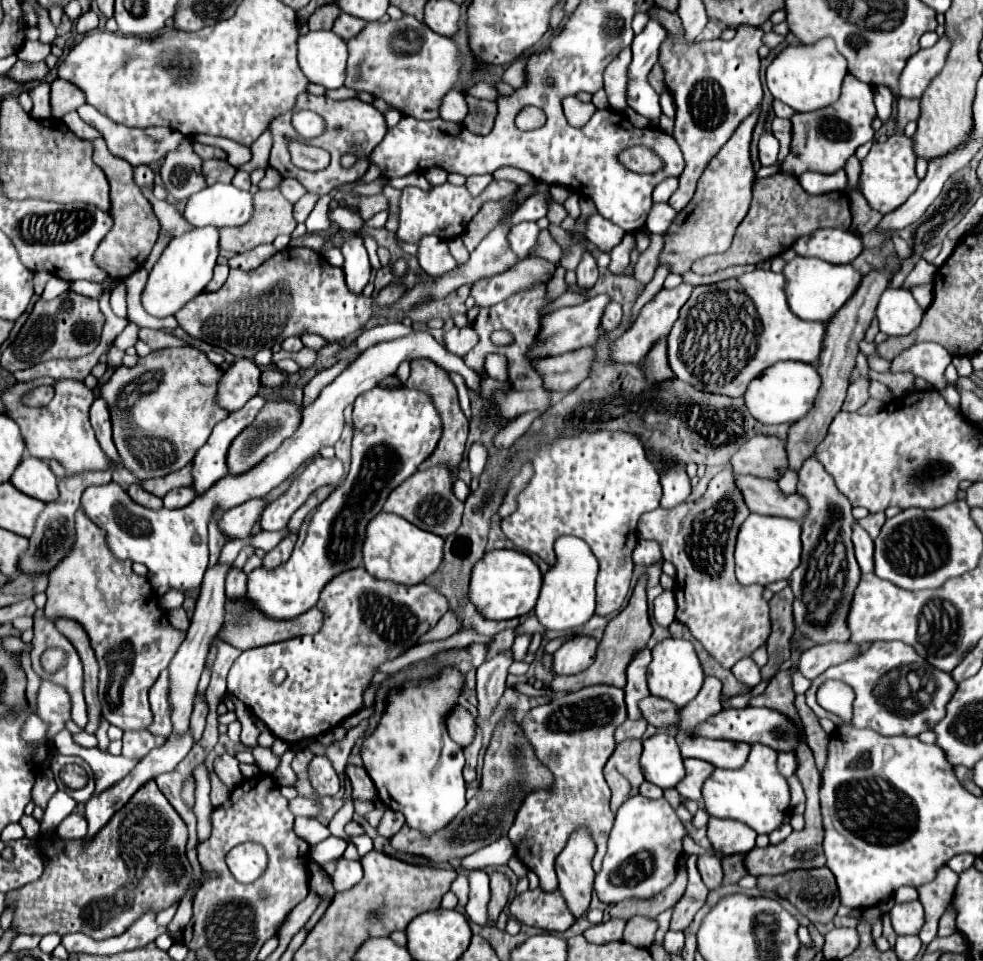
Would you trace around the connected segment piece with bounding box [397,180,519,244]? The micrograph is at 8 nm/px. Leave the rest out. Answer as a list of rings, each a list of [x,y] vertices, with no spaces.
[[[493,180],[477,198],[473,198],[465,186],[453,186],[449,182],[445,182],[441,186],[433,186],[427,192],[419,190],[415,186],[409,186],[403,190],[403,196],[401,196],[397,240],[415,244],[415,242],[419,242],[419,238],[433,234],[433,236],[441,238],[443,242],[451,242],[453,238],[457,238],[465,232],[467,224],[473,220],[473,216],[481,210],[481,206],[485,202],[503,200],[503,198],[515,194],[517,190],[519,190],[519,186],[515,182],[509,182],[509,180]]]

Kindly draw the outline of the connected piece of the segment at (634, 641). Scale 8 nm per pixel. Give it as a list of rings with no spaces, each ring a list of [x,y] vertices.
[[[641,574],[629,604],[623,612],[619,612],[605,628],[605,634],[599,642],[599,652],[597,652],[597,660],[589,666],[589,670],[573,674],[573,676],[555,676],[551,682],[551,688],[557,692],[573,692],[573,690],[581,690],[587,684],[611,684],[617,688],[625,686],[625,670],[629,666],[629,662],[633,660],[633,654],[637,654],[639,650],[643,650],[651,638],[651,624],[649,624],[649,614],[647,614],[647,596],[645,596],[645,586],[647,586],[647,576]]]

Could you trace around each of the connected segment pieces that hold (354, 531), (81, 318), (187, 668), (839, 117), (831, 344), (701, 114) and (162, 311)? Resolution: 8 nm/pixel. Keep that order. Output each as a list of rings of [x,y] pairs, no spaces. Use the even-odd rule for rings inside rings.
[[[373,388],[353,402],[353,464],[339,490],[333,490],[325,502],[311,514],[307,536],[291,558],[277,568],[255,568],[249,572],[247,596],[265,614],[275,620],[295,618],[319,600],[319,592],[335,574],[361,566],[361,546],[369,520],[381,512],[389,492],[405,482],[423,460],[435,450],[441,438],[441,418],[431,402],[419,390],[383,390]],[[363,428],[373,428],[363,432]]]
[[[63,292],[61,296],[53,300],[37,300],[29,320],[21,328],[17,340],[13,342],[13,348],[7,348],[1,356],[1,366],[9,372],[25,370],[29,366],[35,366],[39,362],[51,360],[51,358],[79,358],[89,352],[93,352],[101,338],[103,328],[103,314],[97,306],[97,300],[75,294],[75,292]]]
[[[213,566],[211,570],[205,572],[201,590],[199,590],[199,600],[195,606],[195,614],[191,618],[191,626],[187,630],[187,636],[183,640],[183,644],[179,646],[177,654],[173,656],[167,672],[169,672],[169,706],[171,706],[171,722],[173,722],[173,734],[181,736],[189,730],[189,716],[193,710],[193,702],[195,702],[195,694],[197,694],[197,682],[199,676],[203,672],[205,666],[205,658],[209,652],[209,646],[213,642],[213,638],[217,636],[217,632],[223,626],[223,616],[225,616],[225,570],[229,570],[229,566]]]
[[[847,74],[841,86],[841,96],[837,102],[813,110],[813,112],[795,112],[791,116],[793,122],[793,140],[791,140],[791,152],[783,162],[783,170],[789,170],[797,176],[801,176],[807,170],[833,174],[841,170],[847,162],[847,158],[865,142],[873,140],[875,132],[871,128],[871,122],[875,118],[875,102],[873,102],[873,88],[869,84],[863,84],[855,76]]]
[[[893,268],[871,270],[869,274],[865,274],[859,290],[855,292],[855,296],[831,318],[831,324],[829,324],[829,330],[827,330],[827,336],[825,336],[825,348],[819,356],[819,366],[817,366],[817,372],[821,376],[821,388],[817,392],[817,398],[815,398],[809,414],[805,414],[805,418],[797,420],[789,428],[787,456],[789,456],[789,466],[793,470],[799,470],[801,464],[805,462],[805,458],[809,458],[815,452],[815,448],[823,442],[831,420],[841,410],[843,400],[845,400],[845,392],[847,392],[847,386],[849,386],[849,374],[855,366],[855,356],[859,352],[859,340],[863,340],[865,330],[869,328],[869,324],[875,316],[879,296],[887,288],[887,282],[893,274],[895,274]]]
[[[653,6],[647,14],[667,30],[667,38],[659,48],[659,64],[665,74],[665,86],[671,92],[677,110],[673,138],[677,140],[685,158],[685,170],[679,178],[679,188],[673,192],[667,204],[679,212],[693,198],[697,180],[711,162],[711,158],[731,138],[737,126],[761,104],[763,90],[759,78],[757,50],[761,48],[763,30],[753,26],[737,26],[735,38],[727,42],[687,42],[677,12]]]
[[[213,226],[195,228],[181,238],[175,238],[167,250],[161,254],[157,264],[153,266],[147,286],[141,294],[141,304],[145,312],[155,318],[175,316],[191,298],[201,294],[213,276],[213,268],[219,256],[219,230]]]

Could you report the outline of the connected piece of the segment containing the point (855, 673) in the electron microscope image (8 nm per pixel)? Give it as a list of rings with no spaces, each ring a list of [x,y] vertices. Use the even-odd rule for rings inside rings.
[[[873,642],[855,660],[831,666],[827,672],[815,678],[807,690],[809,708],[819,718],[827,716],[837,726],[841,724],[841,718],[823,710],[815,698],[821,682],[825,680],[841,680],[849,684],[855,692],[851,724],[857,728],[871,728],[883,736],[919,736],[925,730],[933,730],[945,716],[945,704],[957,690],[957,682],[951,678],[951,674],[929,666],[929,662],[925,662],[925,658],[921,658],[911,646],[903,642]]]

